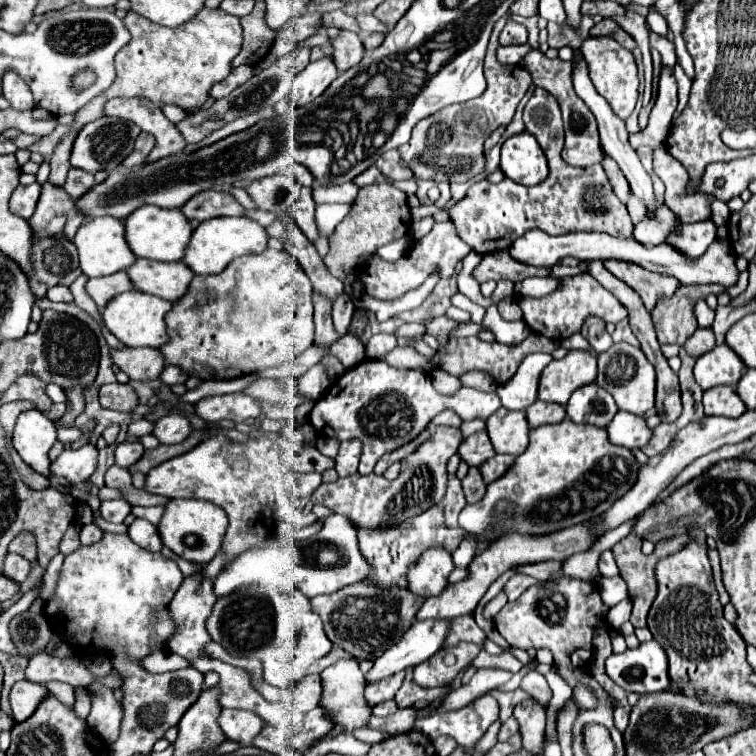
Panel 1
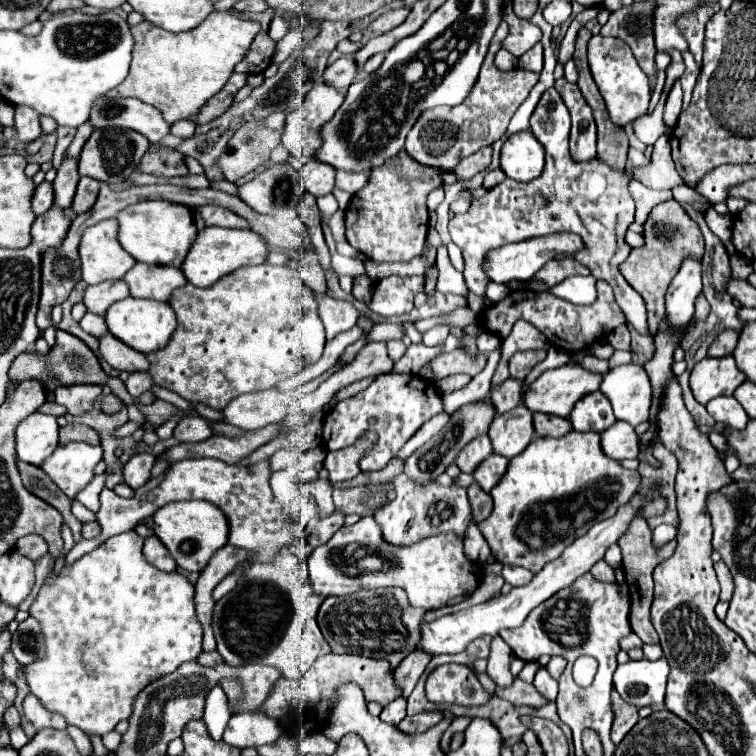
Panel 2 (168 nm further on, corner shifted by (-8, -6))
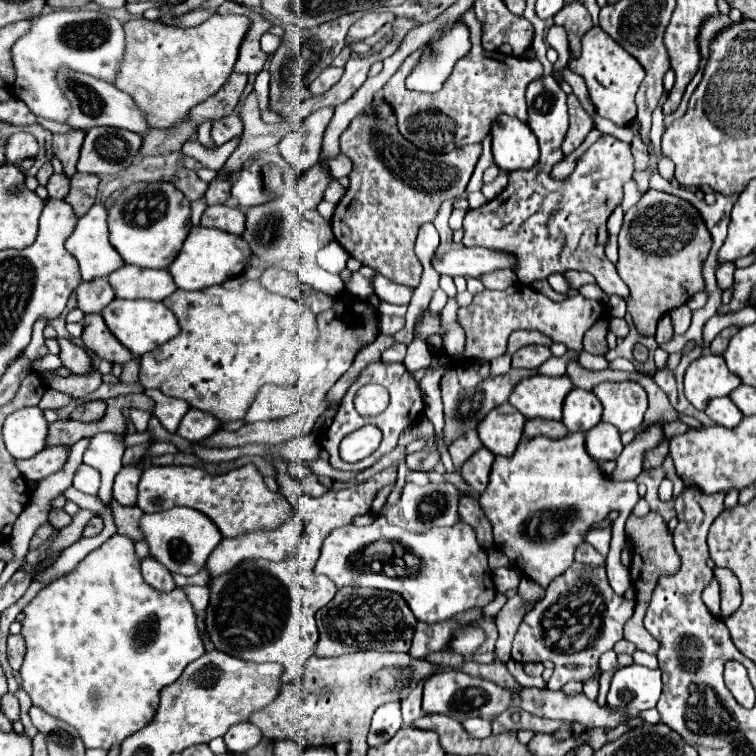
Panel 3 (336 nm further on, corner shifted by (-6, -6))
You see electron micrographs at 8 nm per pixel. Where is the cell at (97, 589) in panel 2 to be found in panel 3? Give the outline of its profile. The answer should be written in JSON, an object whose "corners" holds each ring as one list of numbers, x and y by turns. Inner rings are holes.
{"corners":[[113,534,105,544,101,544,99,548,95,548,93,552,89,552,77,566,73,572,53,580,51,584,47,584,23,610,25,620,23,620,23,638,27,642,27,654,25,654,25,662,21,666,21,678,23,678,23,688,25,692,31,696,33,706,39,706,41,710,45,710,47,714,51,714,53,718,59,718,63,722,67,722,69,726,77,728,85,748,105,748,109,750,113,744,121,744,129,734,141,730,155,714,157,704,159,704,159,690,171,682,175,682,181,672,185,670,185,666,189,662,193,662,195,658,205,654,205,646,203,640,199,636,197,630,197,618,195,612,191,608,191,602,187,598,187,594,183,592,183,588,173,588,171,592,155,592,155,588,151,588,143,576,141,576,141,566,139,566,139,558,135,554,135,542,123,534]]}

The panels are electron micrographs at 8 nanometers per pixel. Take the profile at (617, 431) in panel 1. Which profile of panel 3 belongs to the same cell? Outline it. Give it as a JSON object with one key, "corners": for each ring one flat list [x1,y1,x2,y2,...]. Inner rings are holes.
{"corners":[[599,422,595,428,587,432,585,444,587,444,587,452,599,462,615,460,623,450,619,430,607,422]]}

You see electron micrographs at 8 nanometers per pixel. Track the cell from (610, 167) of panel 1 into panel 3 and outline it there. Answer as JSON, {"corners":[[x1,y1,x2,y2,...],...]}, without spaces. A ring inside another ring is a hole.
{"corners":[[573,2,573,4,565,4,563,10,559,10,553,16,555,24,561,24,567,34,569,34,569,50,571,50,571,58,579,58,579,50,581,50,581,38,585,36,585,32,589,32,593,28,591,16,585,10,583,4]]}

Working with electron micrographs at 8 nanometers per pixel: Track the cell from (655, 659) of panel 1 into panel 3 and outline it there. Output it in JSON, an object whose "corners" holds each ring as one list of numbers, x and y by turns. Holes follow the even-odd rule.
{"corners":[[631,664,619,668,613,674,613,682,607,694,607,704,615,708,625,708,637,714,647,708,655,708,661,696,661,672,659,668,643,668]]}

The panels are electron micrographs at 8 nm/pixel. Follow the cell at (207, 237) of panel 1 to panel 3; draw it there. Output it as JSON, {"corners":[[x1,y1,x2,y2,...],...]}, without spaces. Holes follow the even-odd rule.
{"corners":[[195,226,191,228,179,256,175,262,169,266,169,272,177,284,177,288,183,290,203,290,213,284,221,284,227,278,239,276,247,270,251,264,251,248,247,248,247,242,241,236,227,234,217,228,205,228,205,226]]}

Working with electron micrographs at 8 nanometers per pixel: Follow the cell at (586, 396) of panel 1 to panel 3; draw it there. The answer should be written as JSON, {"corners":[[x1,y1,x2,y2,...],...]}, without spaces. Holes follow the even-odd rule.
{"corners":[[573,388,563,404,563,424,569,432,589,432,601,422,601,414,603,406,589,390]]}

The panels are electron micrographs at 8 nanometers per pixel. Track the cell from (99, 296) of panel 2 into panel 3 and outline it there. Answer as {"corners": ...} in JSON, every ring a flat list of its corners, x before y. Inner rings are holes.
{"corners":[[95,278,89,282,81,282,77,286,77,308,85,314,103,312,103,308,115,298,115,290,111,288,107,278]]}

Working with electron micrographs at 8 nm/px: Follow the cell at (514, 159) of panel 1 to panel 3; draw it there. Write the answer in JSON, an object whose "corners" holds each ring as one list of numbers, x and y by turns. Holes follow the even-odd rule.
{"corners":[[501,116,491,130,493,158,503,172,533,168,539,160,539,144,531,128,511,116]]}

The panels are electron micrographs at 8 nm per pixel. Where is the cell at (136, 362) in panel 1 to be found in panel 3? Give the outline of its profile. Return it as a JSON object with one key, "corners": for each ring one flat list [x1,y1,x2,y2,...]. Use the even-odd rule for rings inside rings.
{"corners":[[87,314,83,322,85,322,85,330,81,338,85,342,85,348,93,350,99,358,111,364,127,364,129,360,133,360,131,352,127,352,127,348,123,348,109,332,101,314]]}

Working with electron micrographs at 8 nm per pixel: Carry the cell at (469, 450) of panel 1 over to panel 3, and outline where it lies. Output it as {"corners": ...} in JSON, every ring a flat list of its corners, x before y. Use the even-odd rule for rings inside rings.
{"corners":[[469,430,465,432,463,436,459,436,451,446,449,446,449,454,453,458,453,464,455,464,455,470,461,470,461,466,481,448,481,440,479,440,479,434,477,430]]}

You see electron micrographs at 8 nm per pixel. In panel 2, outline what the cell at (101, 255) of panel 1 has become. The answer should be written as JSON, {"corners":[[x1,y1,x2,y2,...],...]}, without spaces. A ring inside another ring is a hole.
{"corners":[[101,220,89,226,79,242,81,274,87,284,99,284,105,280,123,278,127,270,135,266,121,244,117,244,117,220]]}

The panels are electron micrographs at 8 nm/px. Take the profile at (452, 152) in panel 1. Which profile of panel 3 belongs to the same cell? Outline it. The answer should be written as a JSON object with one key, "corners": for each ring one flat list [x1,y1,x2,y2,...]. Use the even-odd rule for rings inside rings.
{"corners":[[465,12,463,20,471,28,471,52,455,64,453,74,445,82,443,90,437,94,421,94,405,90,405,76,417,64,421,52,413,52,405,58,399,70,391,76,391,80,383,88,383,96,391,102,397,126,403,138,415,144,421,150,433,152,433,134,435,134,435,154,451,152,465,144,483,142,483,138,491,132,493,124,499,120,501,114,509,114,527,122,527,104,525,104,525,90,527,86,543,76,543,66,539,60,525,60,517,56,505,56,501,52,487,52,483,50,481,36,483,24,477,20,475,12]]}

